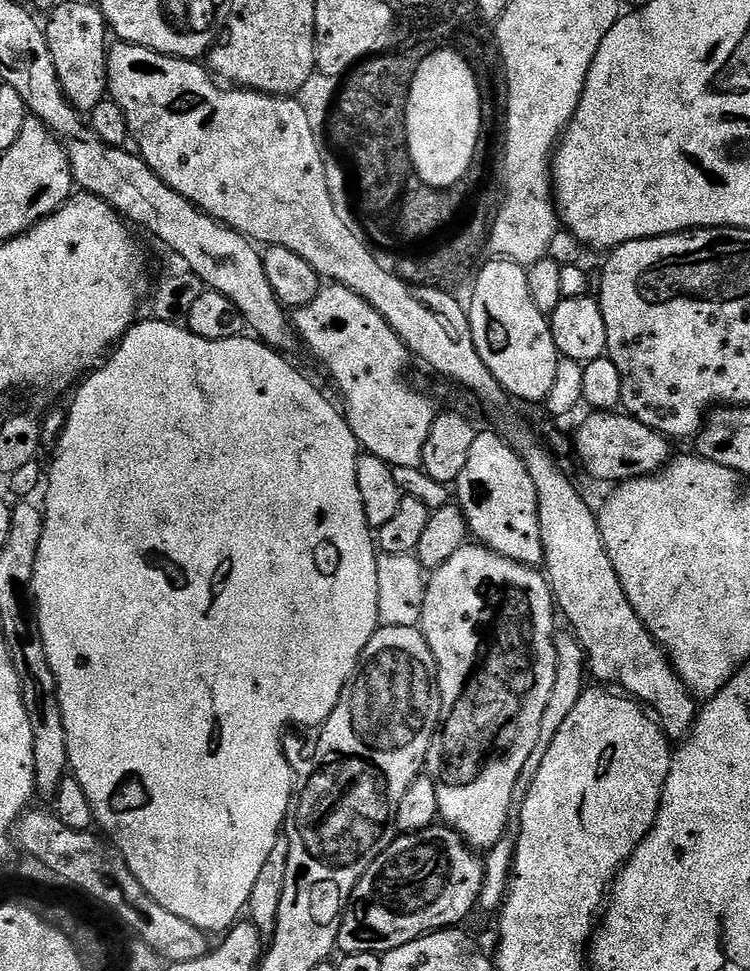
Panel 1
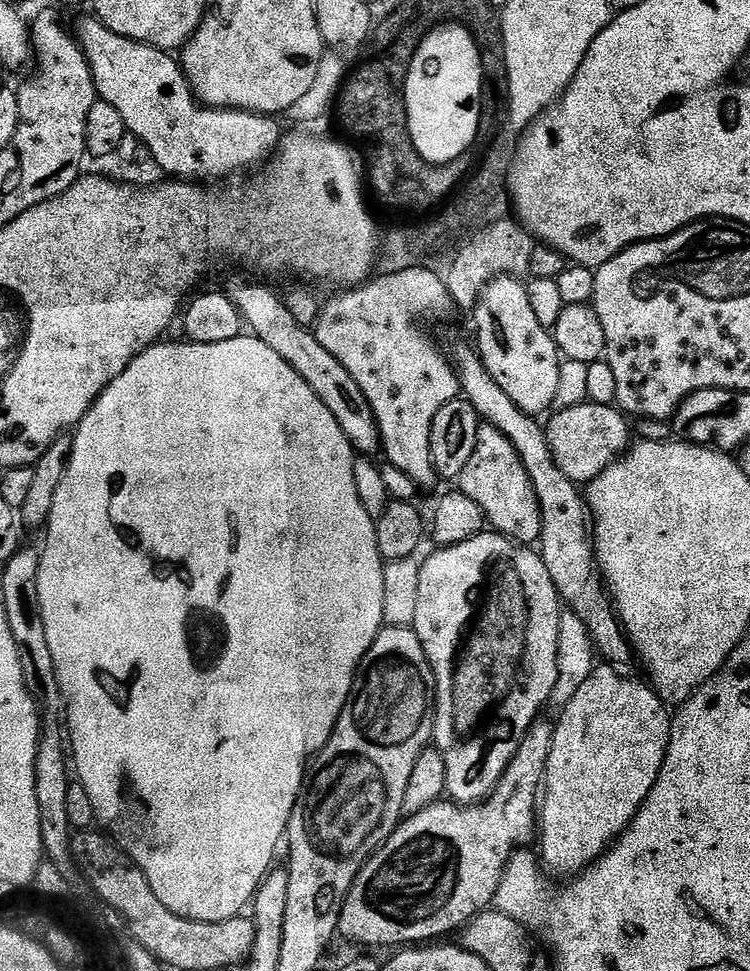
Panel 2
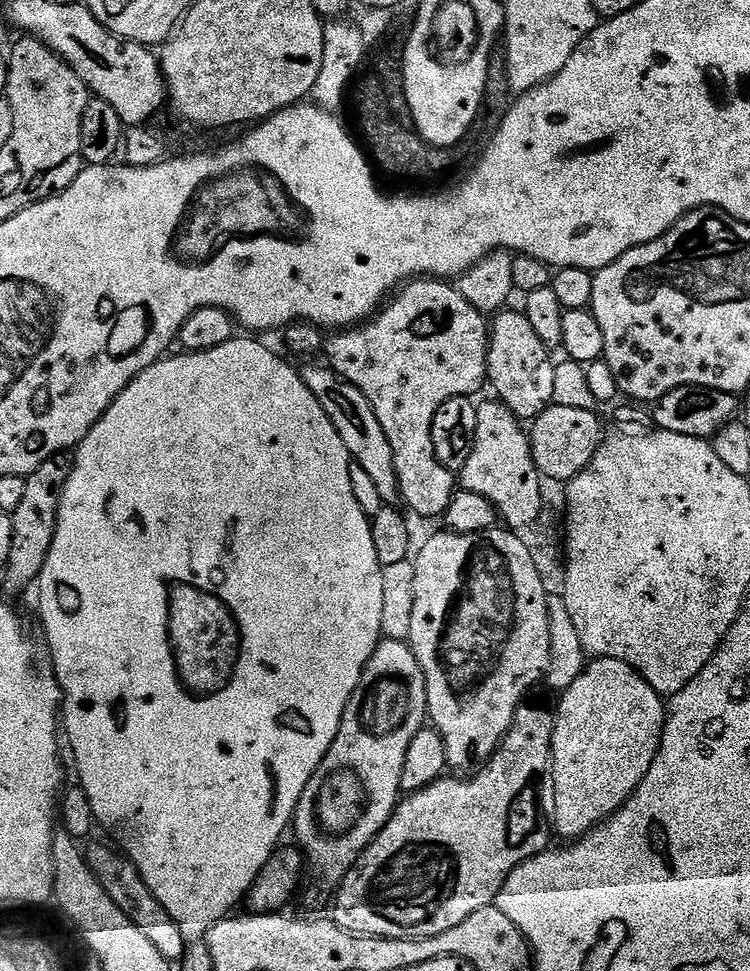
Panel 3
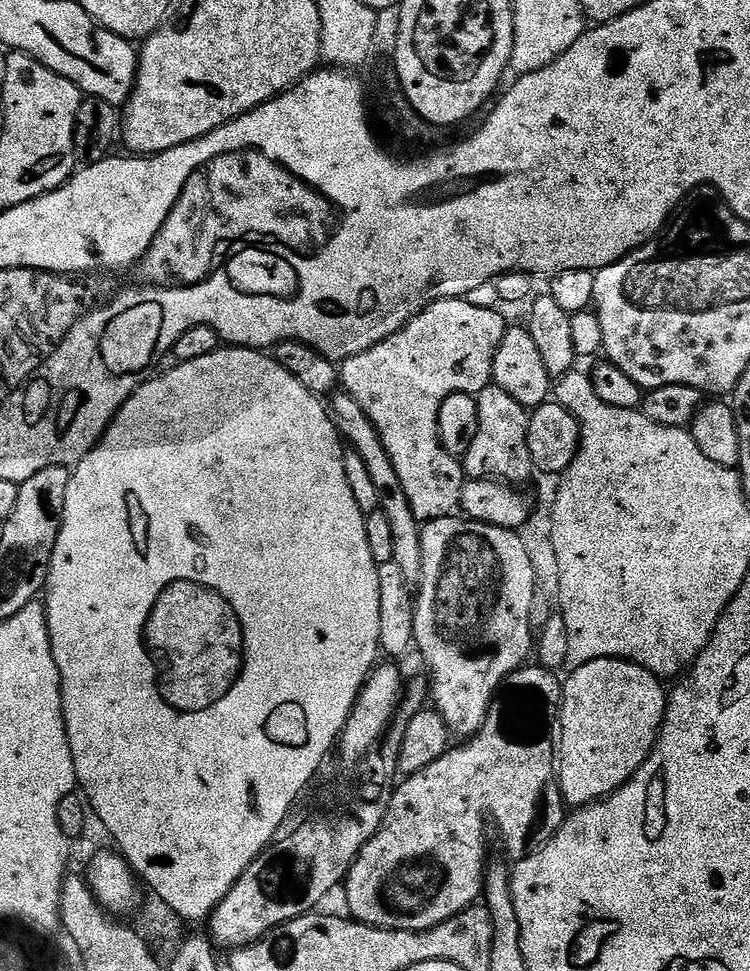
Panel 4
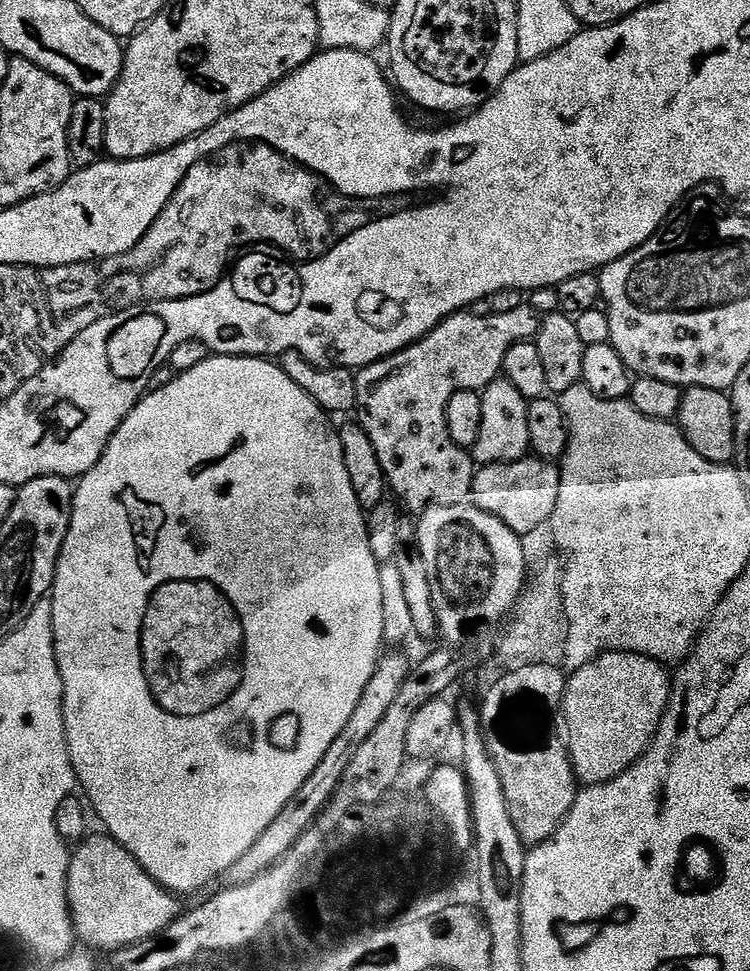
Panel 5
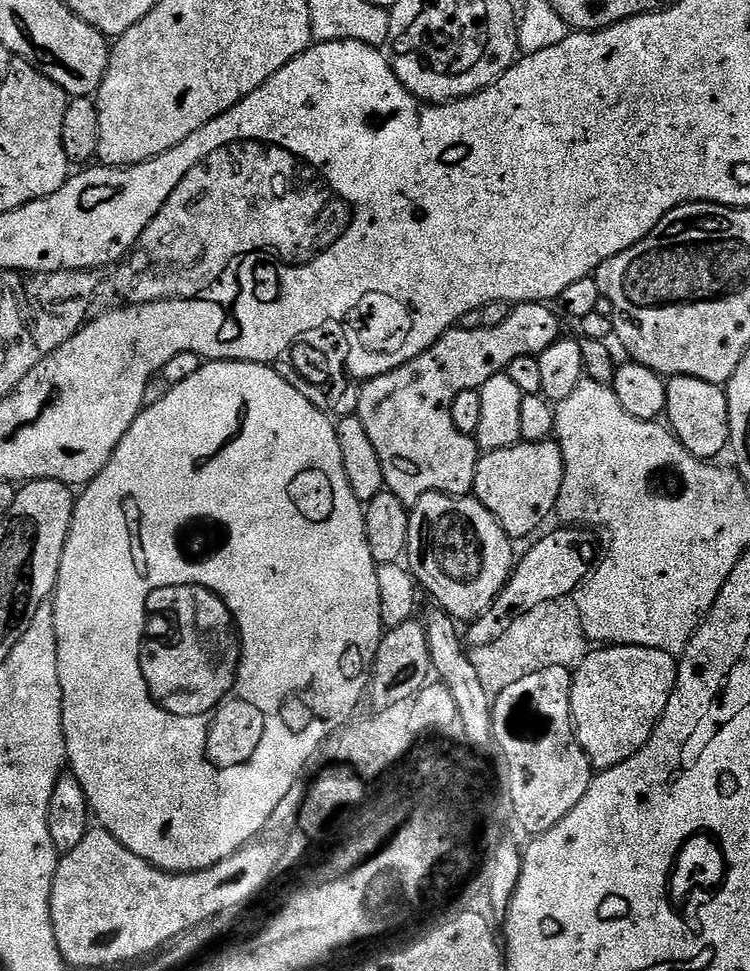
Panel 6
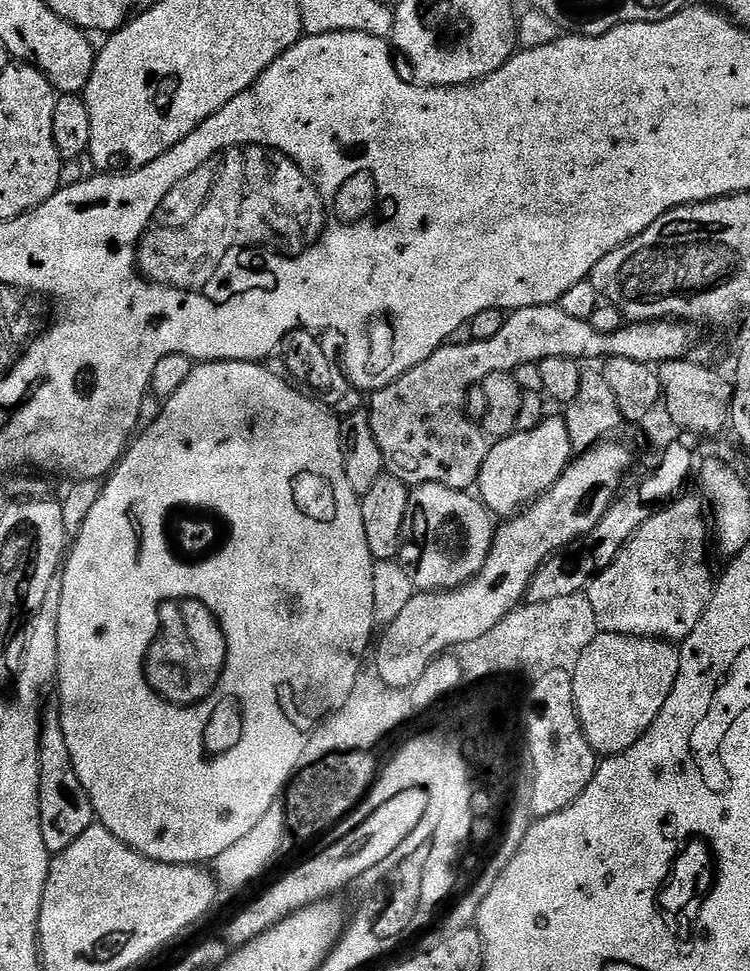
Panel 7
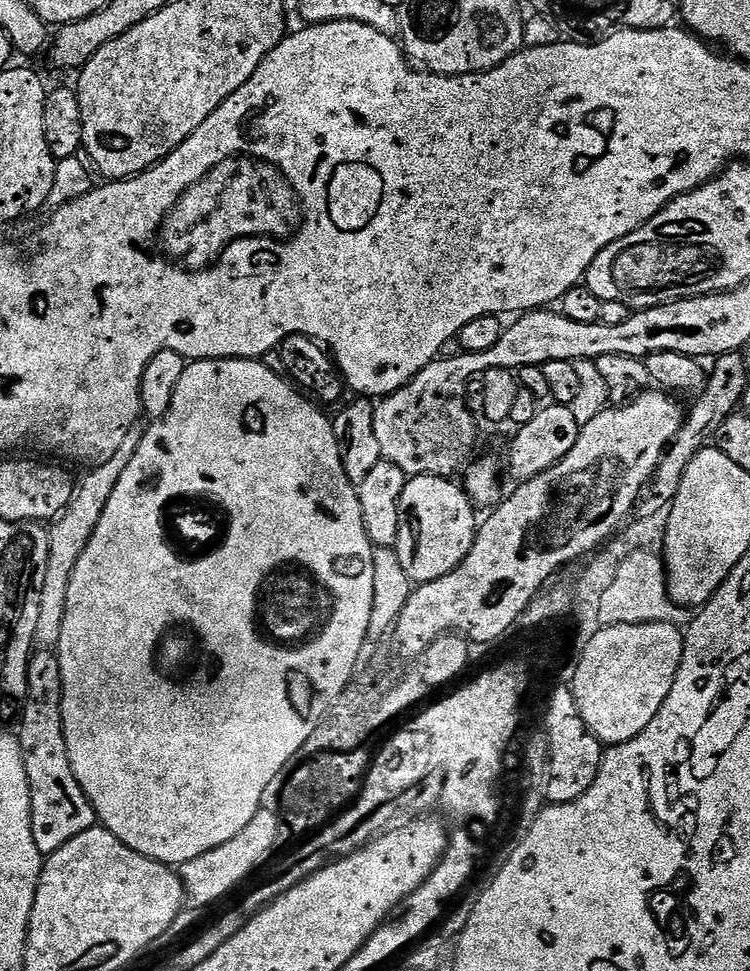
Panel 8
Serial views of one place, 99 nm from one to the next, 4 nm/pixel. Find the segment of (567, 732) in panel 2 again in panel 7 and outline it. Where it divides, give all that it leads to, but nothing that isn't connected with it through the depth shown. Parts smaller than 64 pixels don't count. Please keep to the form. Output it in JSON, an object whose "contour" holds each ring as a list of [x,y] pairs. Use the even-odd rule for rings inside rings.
{"contour":[[[600,632],[590,642],[590,646],[578,658],[575,668],[571,669],[576,712],[584,728],[584,737],[601,757],[616,756],[630,750],[650,730],[658,718],[680,669],[680,653],[671,643],[663,640],[649,640],[646,636],[619,636],[613,632]]]}

